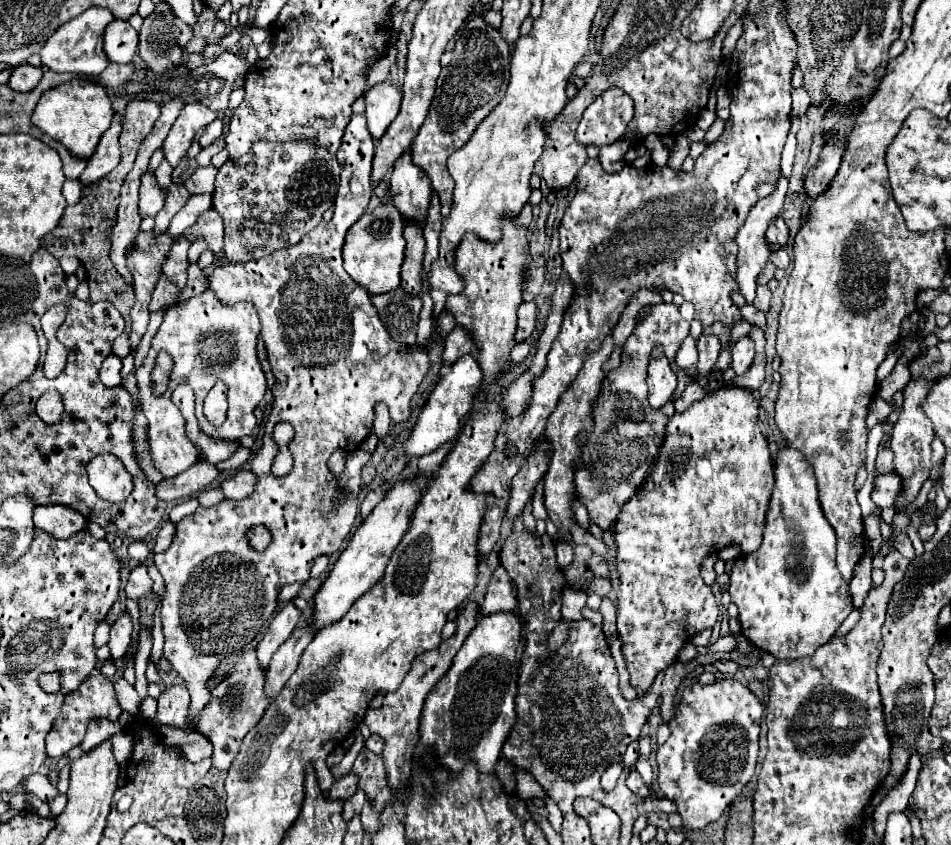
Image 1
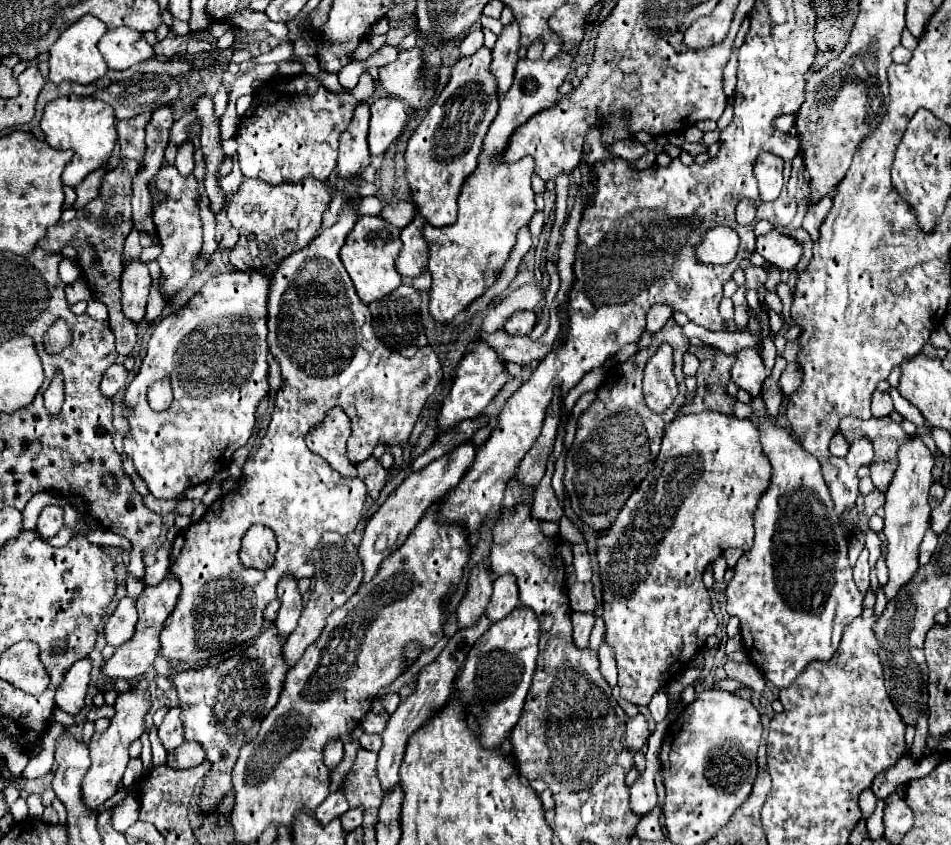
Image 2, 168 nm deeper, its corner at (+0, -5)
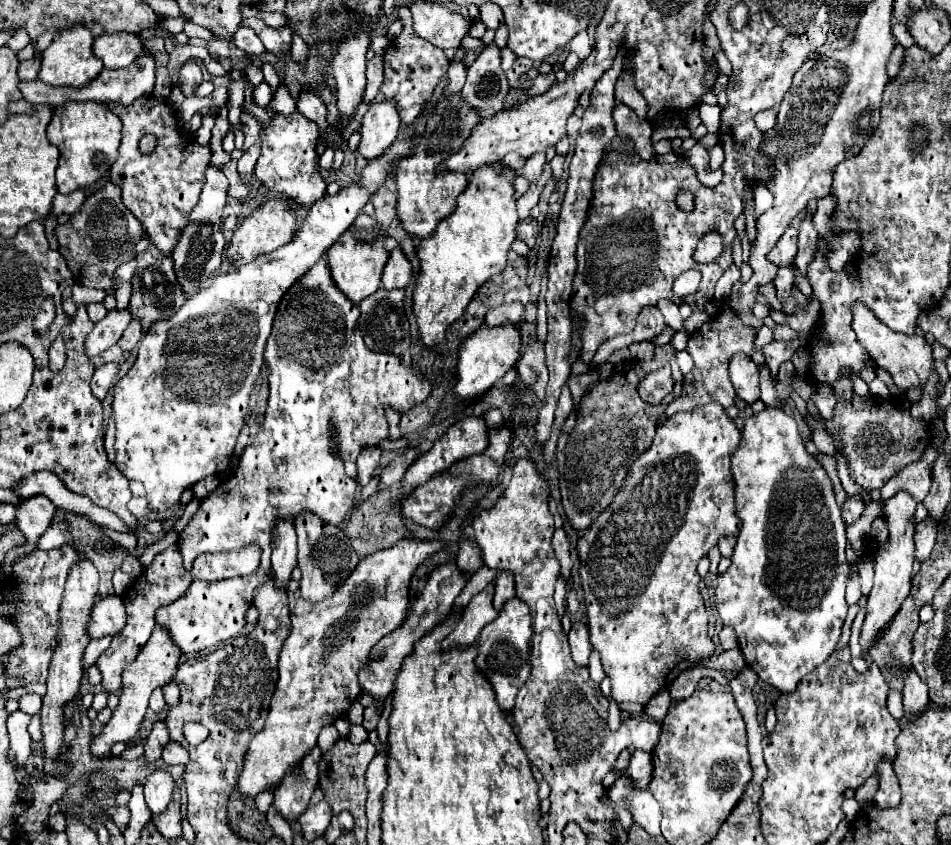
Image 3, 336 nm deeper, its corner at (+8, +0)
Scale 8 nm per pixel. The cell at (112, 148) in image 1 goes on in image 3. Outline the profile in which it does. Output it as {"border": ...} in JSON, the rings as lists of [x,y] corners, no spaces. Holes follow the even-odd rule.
{"border":[[[78,190],[78,192],[70,192],[66,196],[56,196],[54,198],[54,206],[52,206],[52,212],[54,214],[74,214],[82,202],[84,202],[84,190]]]}

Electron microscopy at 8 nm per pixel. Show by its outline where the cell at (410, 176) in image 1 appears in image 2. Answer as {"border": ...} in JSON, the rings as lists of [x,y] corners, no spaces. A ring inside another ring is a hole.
{"border":[[[416,213],[416,219],[402,229],[402,249],[396,259],[396,269],[404,279],[416,279],[426,271],[428,265],[428,245],[422,237],[424,217]]]}

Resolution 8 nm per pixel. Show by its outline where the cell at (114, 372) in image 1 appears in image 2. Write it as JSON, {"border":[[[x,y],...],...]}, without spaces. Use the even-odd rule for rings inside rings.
{"border":[[[110,365],[110,369],[106,369],[104,377],[102,377],[102,383],[100,383],[100,391],[106,395],[106,397],[114,397],[124,385],[126,385],[126,377],[128,377],[128,371],[124,365]]]}

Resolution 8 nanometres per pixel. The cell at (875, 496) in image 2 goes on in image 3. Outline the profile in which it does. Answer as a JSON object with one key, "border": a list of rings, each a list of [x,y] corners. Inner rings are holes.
{"border":[[[850,496],[842,508],[842,518],[846,524],[854,524],[864,512],[864,502],[860,496]]]}

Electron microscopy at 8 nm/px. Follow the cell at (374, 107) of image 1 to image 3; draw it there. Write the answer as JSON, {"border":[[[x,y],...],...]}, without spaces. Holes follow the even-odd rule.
{"border":[[[372,102],[362,118],[360,126],[362,142],[358,146],[358,152],[366,160],[382,156],[384,150],[390,148],[390,144],[394,142],[398,130],[400,130],[398,108],[392,102]]]}

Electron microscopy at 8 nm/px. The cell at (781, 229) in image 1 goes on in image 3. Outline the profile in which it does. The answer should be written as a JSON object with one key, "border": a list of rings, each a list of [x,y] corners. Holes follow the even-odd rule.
{"border":[[[790,226],[782,234],[782,238],[776,242],[772,252],[768,254],[768,260],[772,260],[772,264],[776,266],[792,266],[794,256],[796,256],[796,240],[798,240],[798,230]]]}

